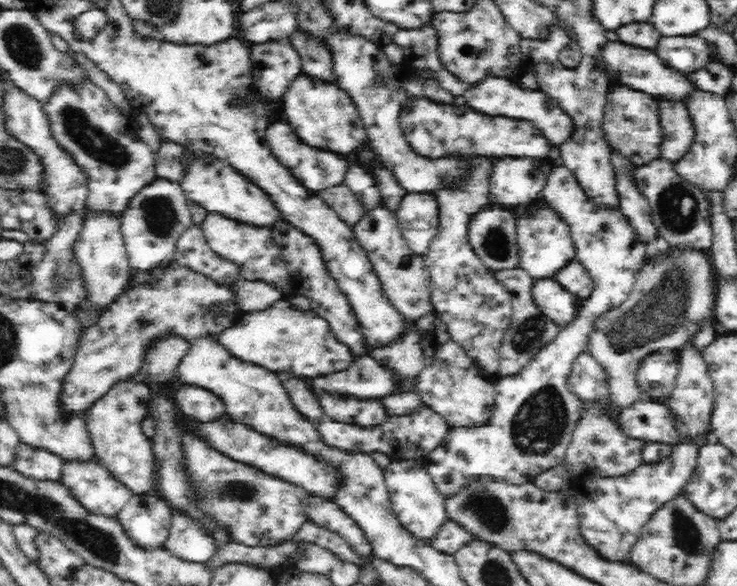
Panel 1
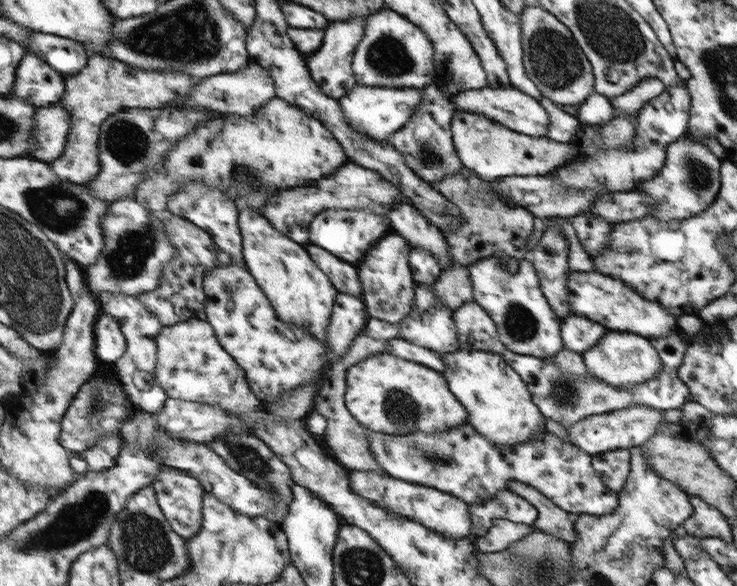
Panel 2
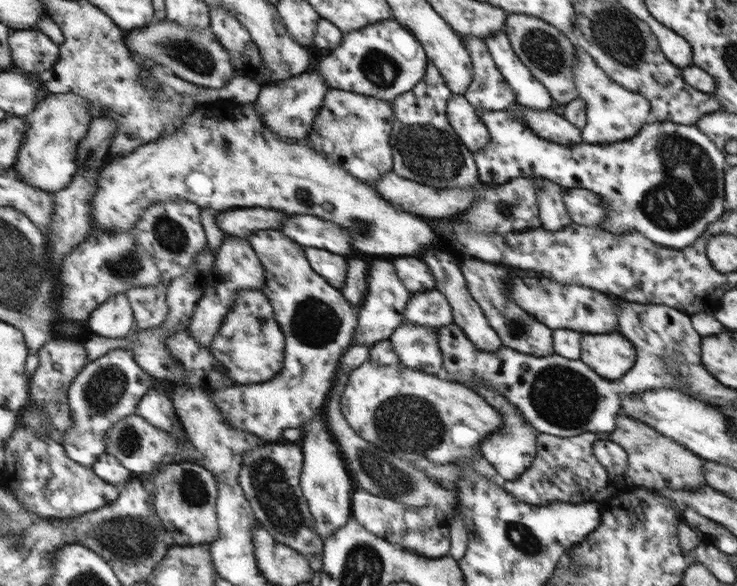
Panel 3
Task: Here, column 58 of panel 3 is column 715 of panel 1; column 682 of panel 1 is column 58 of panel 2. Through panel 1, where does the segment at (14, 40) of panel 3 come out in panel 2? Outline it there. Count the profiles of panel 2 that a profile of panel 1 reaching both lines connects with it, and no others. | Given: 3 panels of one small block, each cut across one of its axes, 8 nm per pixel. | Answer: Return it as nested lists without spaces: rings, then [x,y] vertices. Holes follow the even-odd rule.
[[[38,30],[31,34],[27,49],[28,53],[46,60],[51,68],[66,76],[81,72],[87,66],[91,55],[82,42]]]

